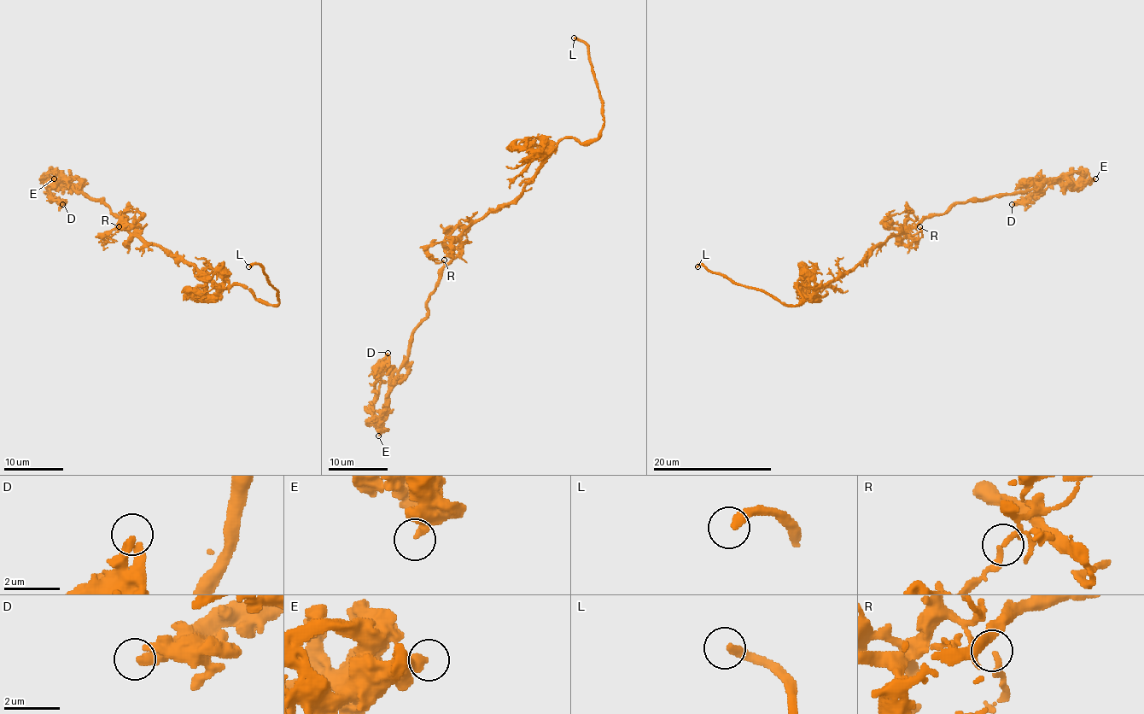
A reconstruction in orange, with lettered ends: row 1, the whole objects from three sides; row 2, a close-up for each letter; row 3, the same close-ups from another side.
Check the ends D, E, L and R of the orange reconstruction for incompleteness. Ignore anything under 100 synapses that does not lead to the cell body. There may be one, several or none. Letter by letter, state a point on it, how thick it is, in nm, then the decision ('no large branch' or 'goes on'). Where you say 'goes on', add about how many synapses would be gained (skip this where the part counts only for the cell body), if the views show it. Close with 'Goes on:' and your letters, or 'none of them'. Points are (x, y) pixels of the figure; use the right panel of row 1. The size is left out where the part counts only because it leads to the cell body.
D: place (1012, 204); calibre 320 nm; no large branch
E: place (1095, 178); calibre 340 nm; no large branch
L: place (697, 266); calibre 320 nm; goes on
R: place (919, 226); calibre 180 nm; no large branch
Goes on: L

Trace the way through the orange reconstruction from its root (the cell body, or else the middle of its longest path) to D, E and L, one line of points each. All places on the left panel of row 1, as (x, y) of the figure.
D: (162, 248), (148, 244), (101, 201), (78, 194), (56, 178), (50, 194), (62, 204)
E: (162, 248), (148, 244), (101, 201), (95, 201), (86, 194), (78, 192), (61, 172), (58, 178), (54, 178)
L: (162, 248), (210, 280), (244, 286), (276, 306), (278, 295), (264, 270), (248, 266)

